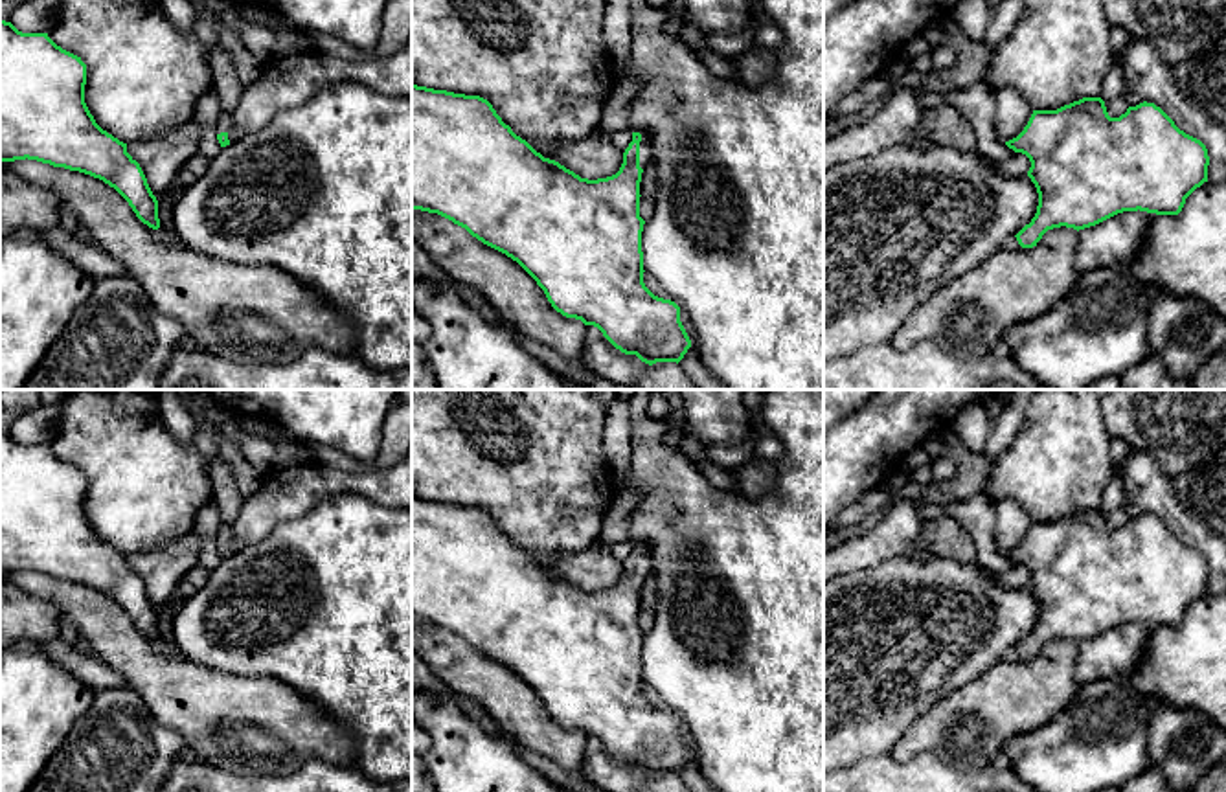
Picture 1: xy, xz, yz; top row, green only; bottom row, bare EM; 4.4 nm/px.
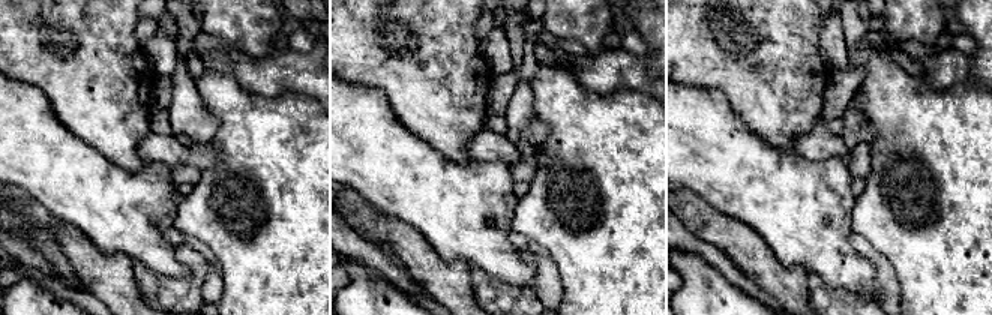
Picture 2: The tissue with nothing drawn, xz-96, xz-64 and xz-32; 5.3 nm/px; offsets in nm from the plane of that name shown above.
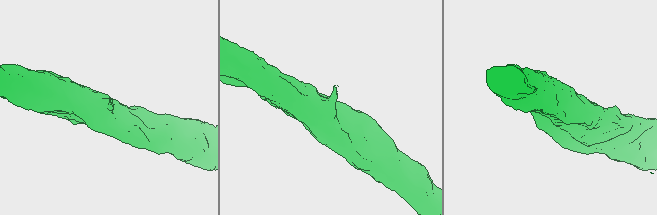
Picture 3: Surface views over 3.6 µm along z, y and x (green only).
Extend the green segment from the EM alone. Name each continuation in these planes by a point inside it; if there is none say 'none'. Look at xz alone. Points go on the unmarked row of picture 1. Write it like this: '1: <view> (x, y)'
1: xz (646, 561)

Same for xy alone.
1: xy (289, 493)

